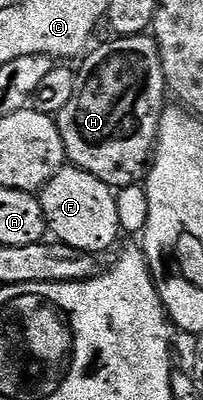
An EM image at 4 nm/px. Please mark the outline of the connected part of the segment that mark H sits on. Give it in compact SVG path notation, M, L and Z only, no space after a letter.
M148 33L142 35L112 37L112 40L110 40L109 43L104 43L101 47L94 47L95 46L83 56L83 59L85 59L84 64L80 67L80 71L78 67L78 70L75 72L76 84L74 85L74 93L70 97L70 101L66 101L66 105L55 116L56 128L60 130L60 136L64 142L64 154L67 162L71 164L71 166L80 167L86 173L94 173L94 177L98 177L98 181L102 181L105 185L113 189L143 184L152 161L152 152L156 149L156 134L160 128L160 118L162 117L162 113L166 106L164 95L167 96L169 94L168 84L164 82L164 74L162 73L160 51L156 48L155 38Z

